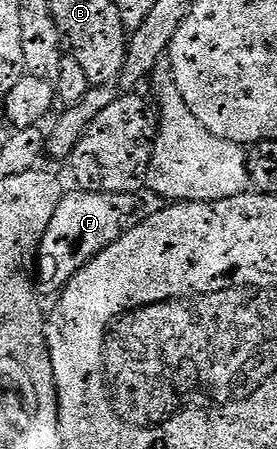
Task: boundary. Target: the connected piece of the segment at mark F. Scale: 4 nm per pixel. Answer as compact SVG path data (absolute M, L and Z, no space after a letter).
M149 187L131 193L97 193L79 188L73 192L63 192L60 207L56 207L52 223L48 223L48 231L44 231L44 239L38 248L32 276L36 292L42 299L57 298L80 267L100 255L104 247L112 247L112 243L132 231L132 227L144 223L144 219L152 219L156 211L164 208L164 198L153 193Z

